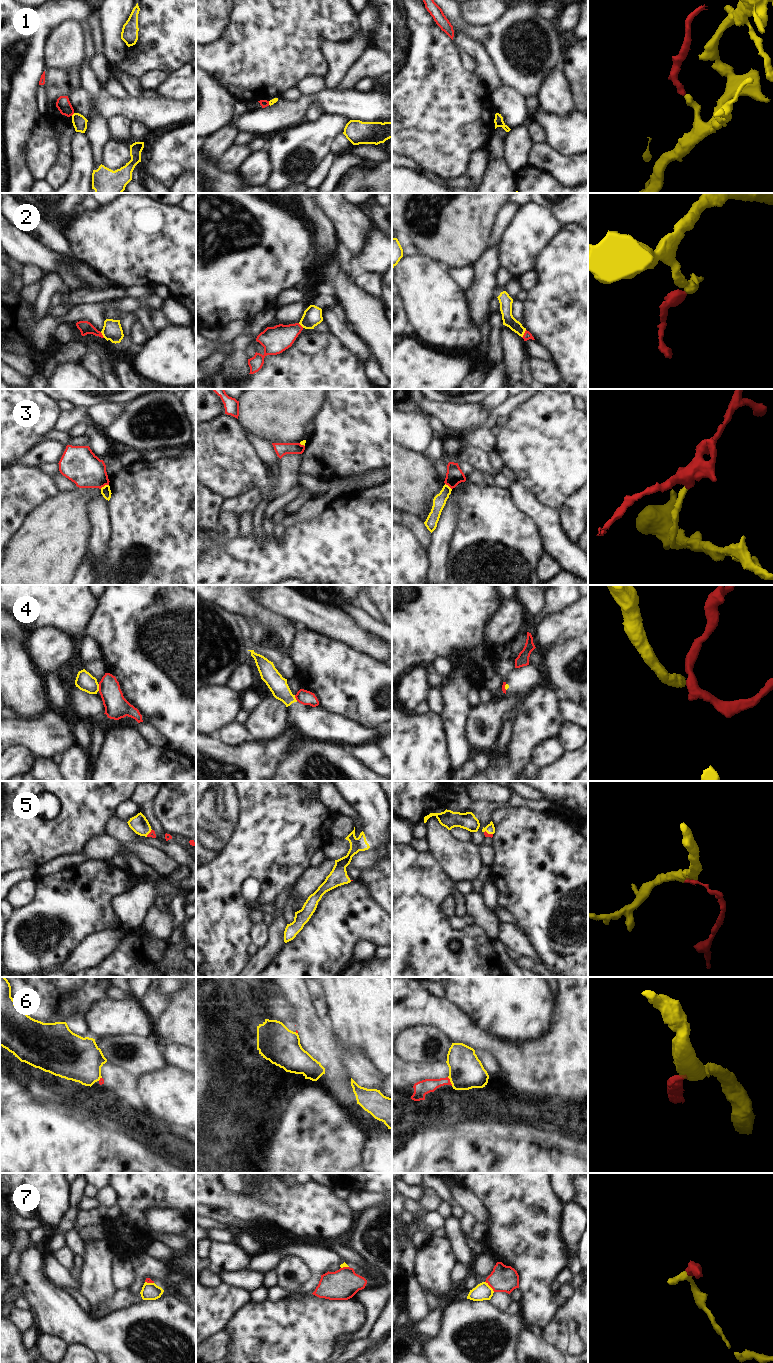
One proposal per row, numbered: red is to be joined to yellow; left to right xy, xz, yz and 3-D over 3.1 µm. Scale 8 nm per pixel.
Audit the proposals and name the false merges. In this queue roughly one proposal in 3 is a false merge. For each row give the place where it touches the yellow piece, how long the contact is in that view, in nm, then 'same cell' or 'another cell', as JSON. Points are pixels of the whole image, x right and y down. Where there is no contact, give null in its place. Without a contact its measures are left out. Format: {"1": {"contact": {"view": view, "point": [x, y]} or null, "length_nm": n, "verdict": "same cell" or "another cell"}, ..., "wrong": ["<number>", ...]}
{"1": {"contact": {"view": "xy", "point": [73, 114]}, "length_nm": 40, "verdict": "another cell"}, "2": {"contact": {"view": "yz", "point": [523, 334]}, "length_nm": 70, "verdict": "same cell"}, "3": {"contact": {"view": "xy", "point": [105, 485]}, "length_nm": 80, "verdict": "another cell"}, "4": {"contact": {"view": "xy", "point": [98, 687]}, "length_nm": 60, "verdict": "another cell"}, "5": {"contact": {"view": "yz", "point": [488, 833]}, "length_nm": 80, "verdict": "same cell"}, "6": {"contact": {"view": "yz", "point": [450, 1081]}, "length_nm": 80, "verdict": "another cell"}, "7": {"contact": {"view": "yz", "point": [489, 1286]}, "length_nm": 120, "verdict": "another cell"}, "wrong": ["1", "3", "4", "6", "7"]}

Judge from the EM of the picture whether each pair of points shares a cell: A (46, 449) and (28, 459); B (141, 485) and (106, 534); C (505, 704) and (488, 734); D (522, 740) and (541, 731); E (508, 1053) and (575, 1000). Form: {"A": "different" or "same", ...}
{"A": "same", "B": "different", "C": "same", "D": "same", "E": "same"}

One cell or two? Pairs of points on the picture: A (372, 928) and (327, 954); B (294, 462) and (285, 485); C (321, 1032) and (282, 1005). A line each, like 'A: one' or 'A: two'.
A: one
B: one
C: two

